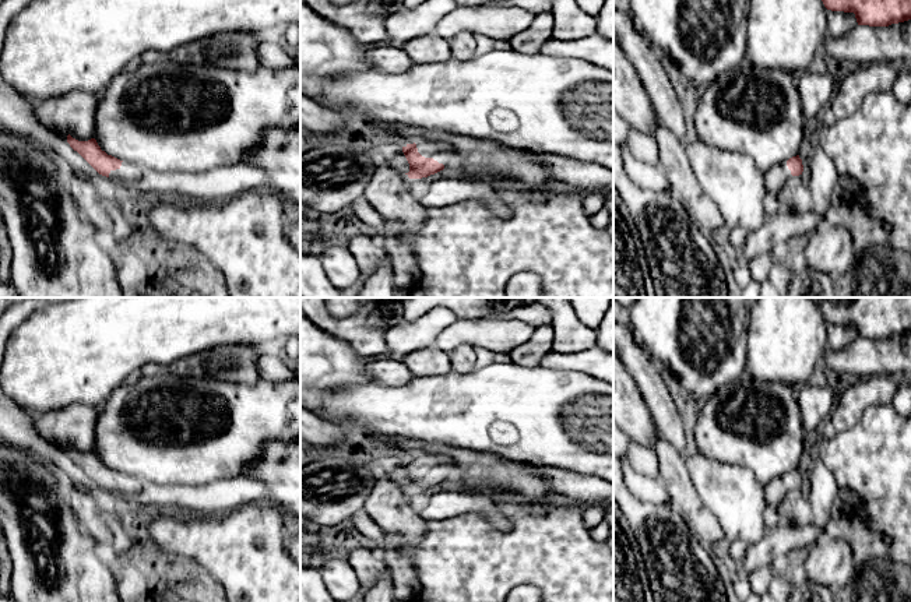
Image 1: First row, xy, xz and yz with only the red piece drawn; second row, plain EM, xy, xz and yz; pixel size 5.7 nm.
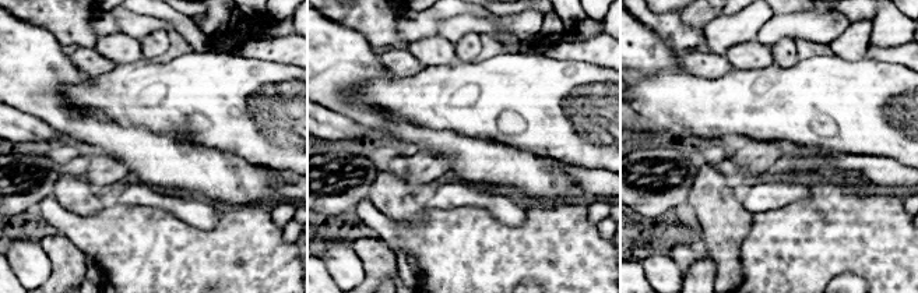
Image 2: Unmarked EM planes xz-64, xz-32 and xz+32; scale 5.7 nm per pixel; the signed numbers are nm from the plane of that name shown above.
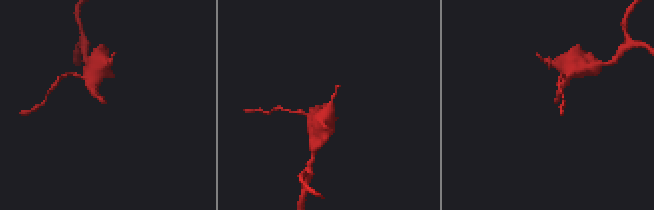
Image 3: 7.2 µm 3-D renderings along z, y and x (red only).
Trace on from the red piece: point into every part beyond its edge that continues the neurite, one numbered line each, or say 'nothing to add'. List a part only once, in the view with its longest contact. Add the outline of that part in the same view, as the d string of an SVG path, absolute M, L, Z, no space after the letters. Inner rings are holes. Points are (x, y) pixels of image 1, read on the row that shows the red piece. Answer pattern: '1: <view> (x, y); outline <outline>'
1: xz (443, 154); outline M416 141L418 152L425 158L433 158L439 163L444 165L444 169L449 169L453 159L454 151L447 144L439 144L433 141Z

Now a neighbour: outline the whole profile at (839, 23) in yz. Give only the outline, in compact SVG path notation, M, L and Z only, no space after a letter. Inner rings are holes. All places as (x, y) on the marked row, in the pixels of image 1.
M827 10L827 35L838 38L858 25L854 13Z

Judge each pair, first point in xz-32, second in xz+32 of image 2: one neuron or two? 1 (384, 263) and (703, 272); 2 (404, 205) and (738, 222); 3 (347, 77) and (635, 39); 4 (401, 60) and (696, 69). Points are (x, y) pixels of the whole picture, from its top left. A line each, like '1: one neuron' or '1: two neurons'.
1: two neurons
2: one neuron
3: one neuron
4: one neuron

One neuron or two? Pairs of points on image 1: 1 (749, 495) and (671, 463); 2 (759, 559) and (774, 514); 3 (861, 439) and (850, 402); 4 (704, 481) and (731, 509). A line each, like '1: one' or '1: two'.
1: two
2: two
3: two
4: one

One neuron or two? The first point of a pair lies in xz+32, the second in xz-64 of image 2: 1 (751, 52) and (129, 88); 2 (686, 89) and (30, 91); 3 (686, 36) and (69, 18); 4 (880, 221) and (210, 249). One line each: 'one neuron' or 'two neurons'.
1: two neurons
2: two neurons
3: one neuron
4: one neuron

